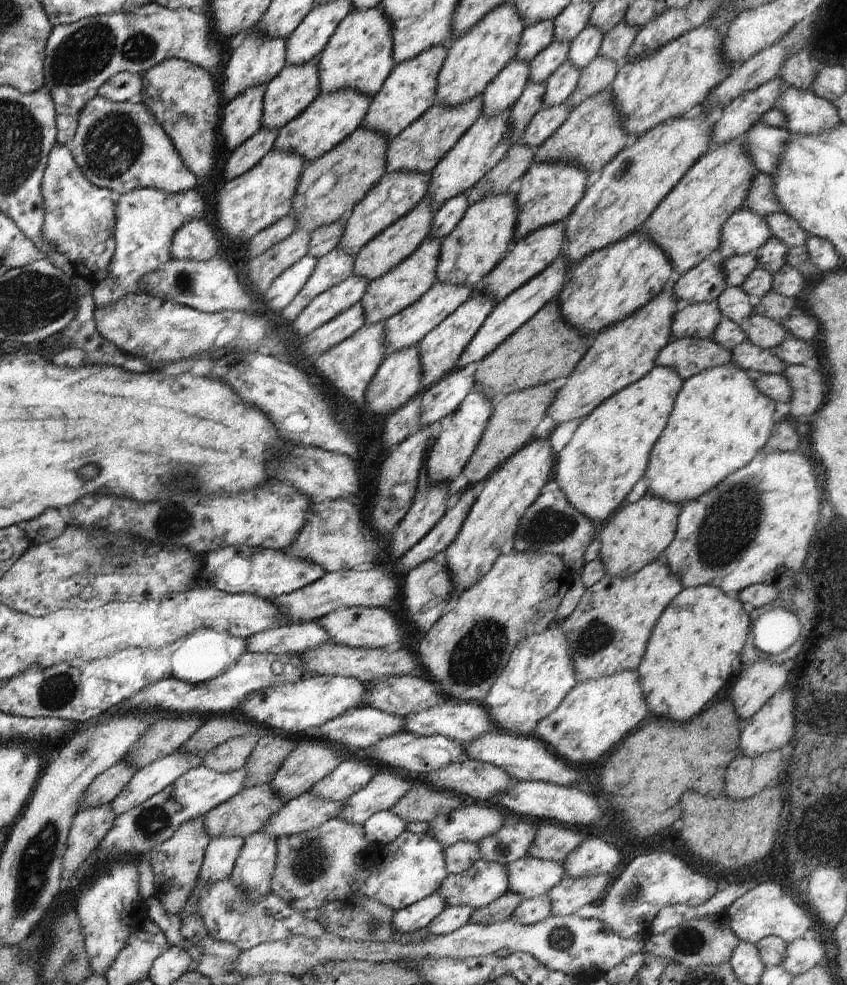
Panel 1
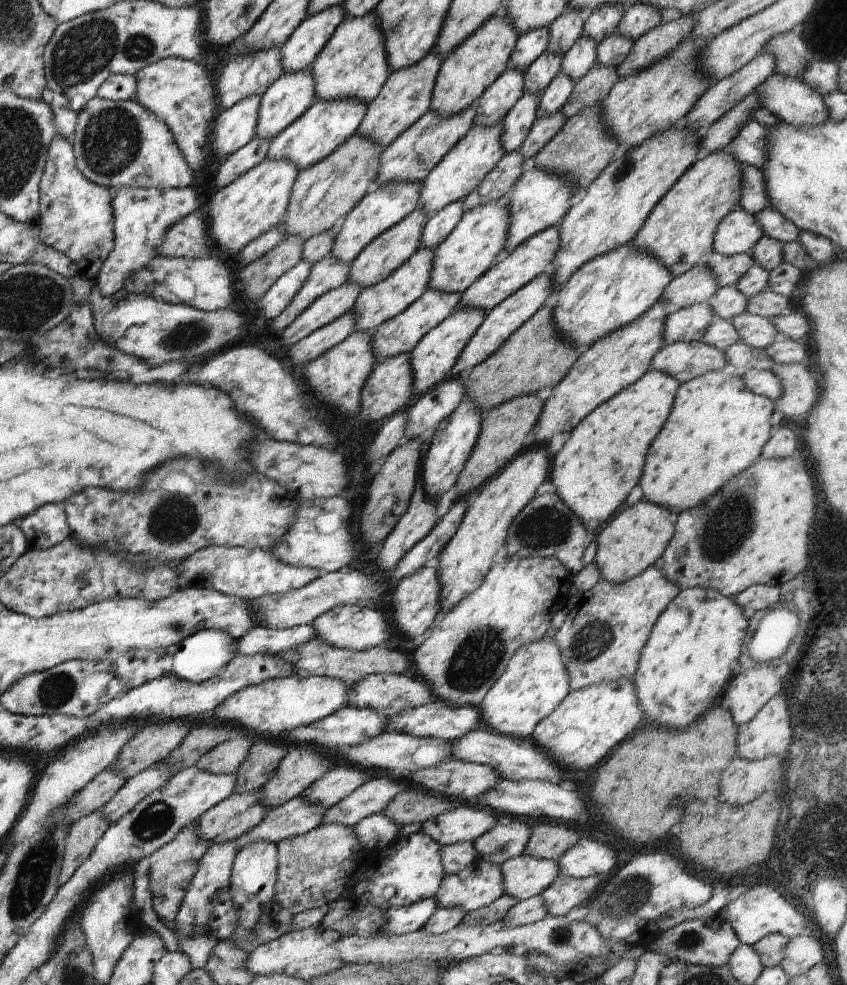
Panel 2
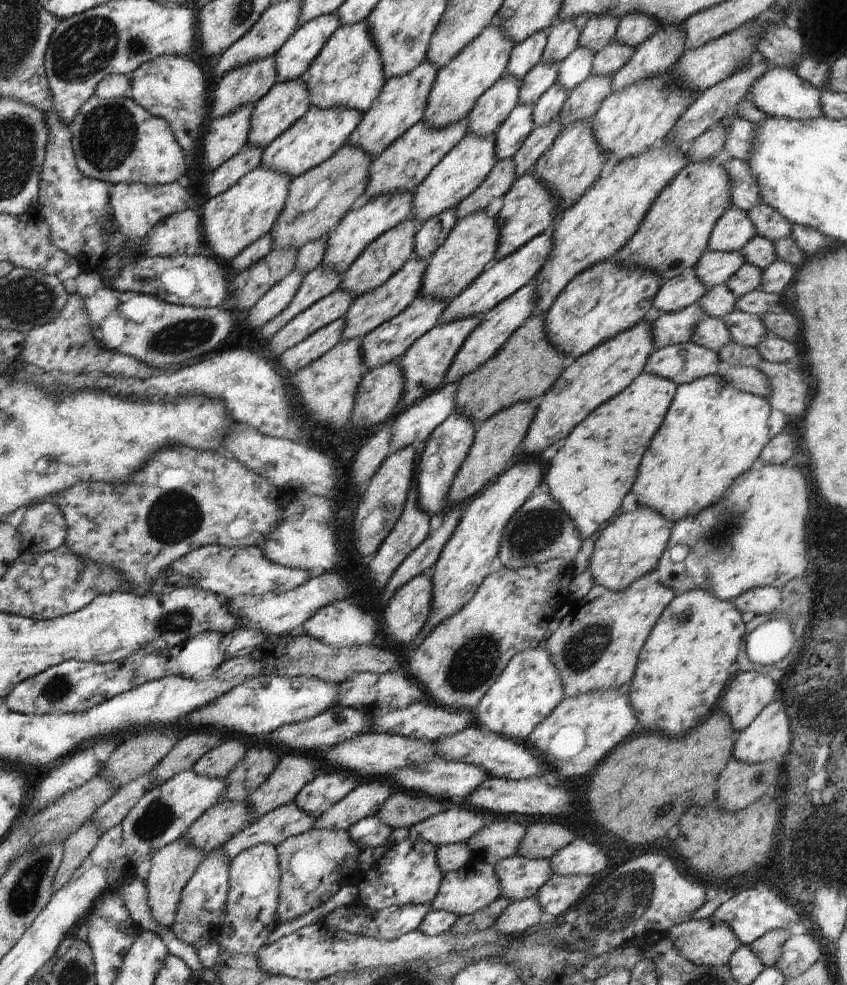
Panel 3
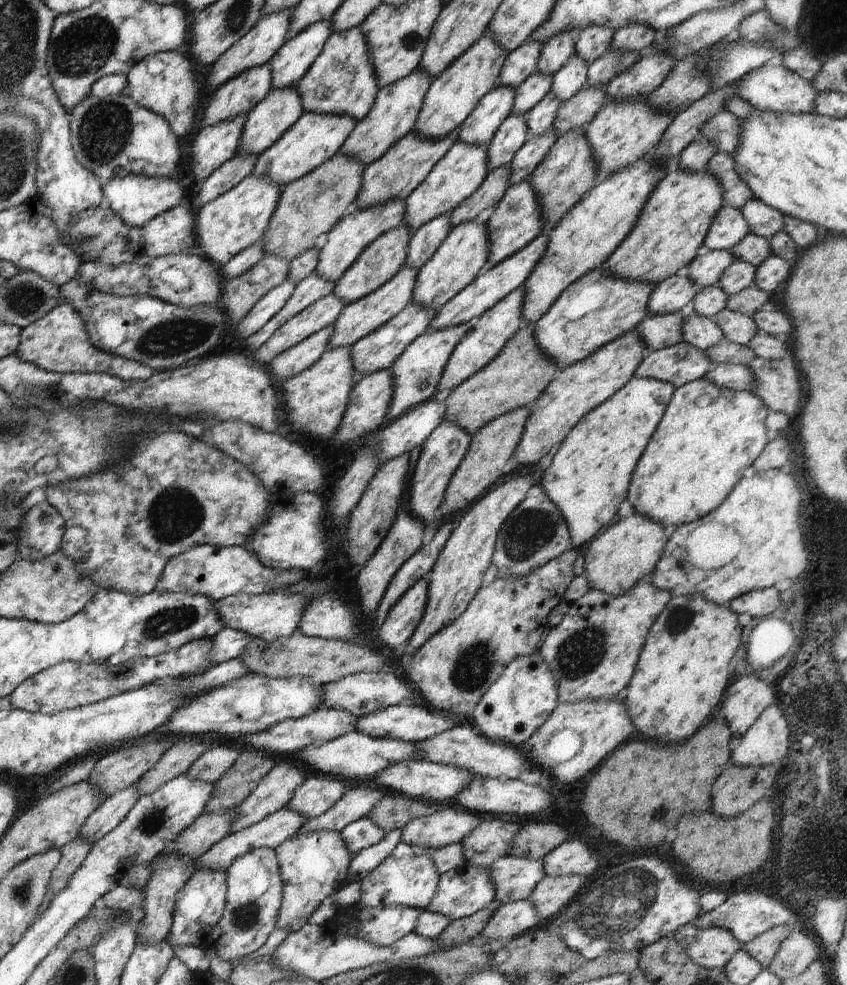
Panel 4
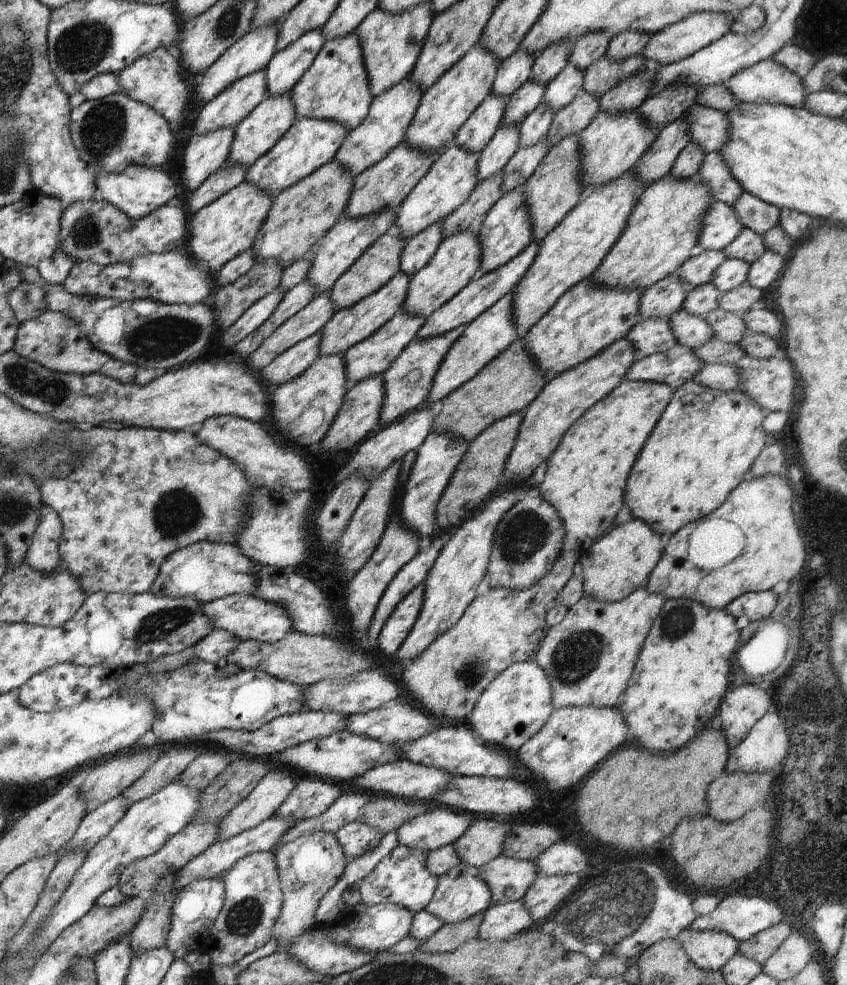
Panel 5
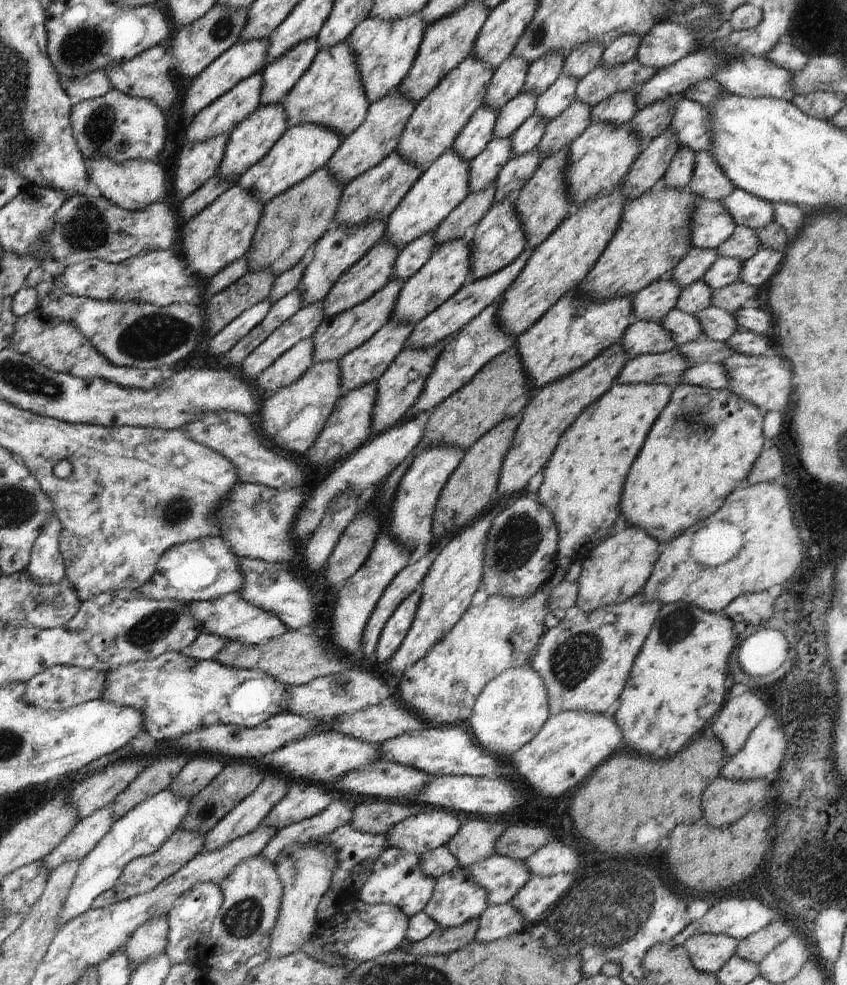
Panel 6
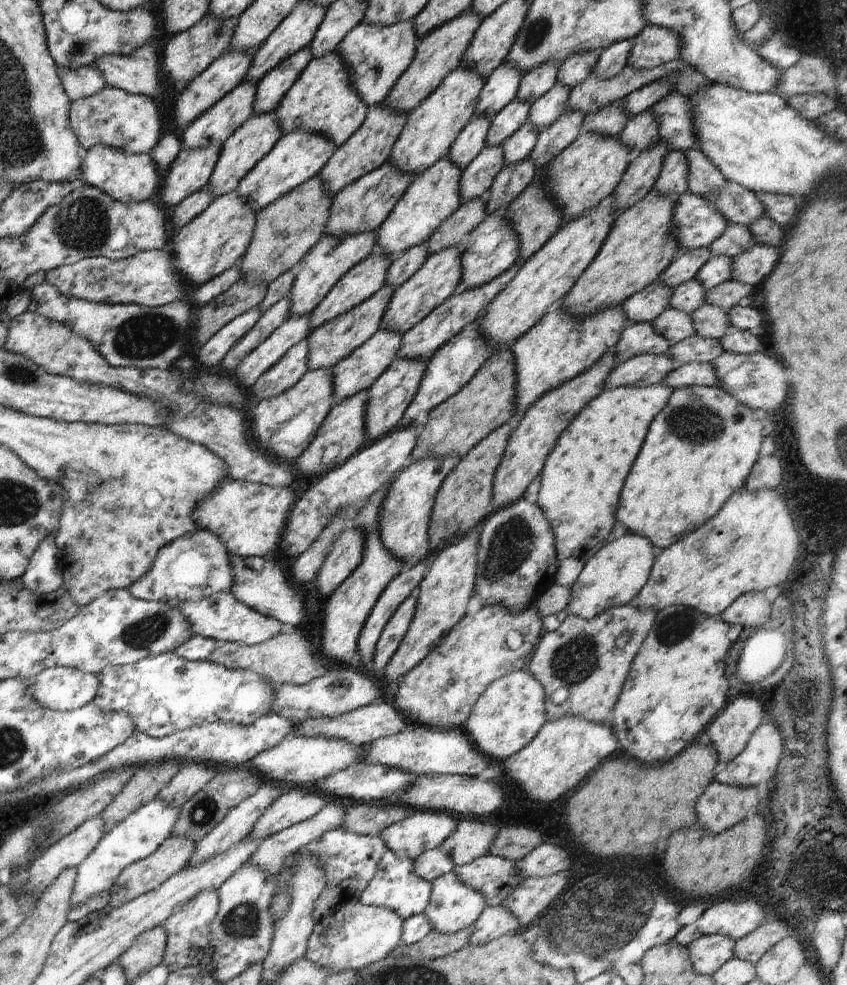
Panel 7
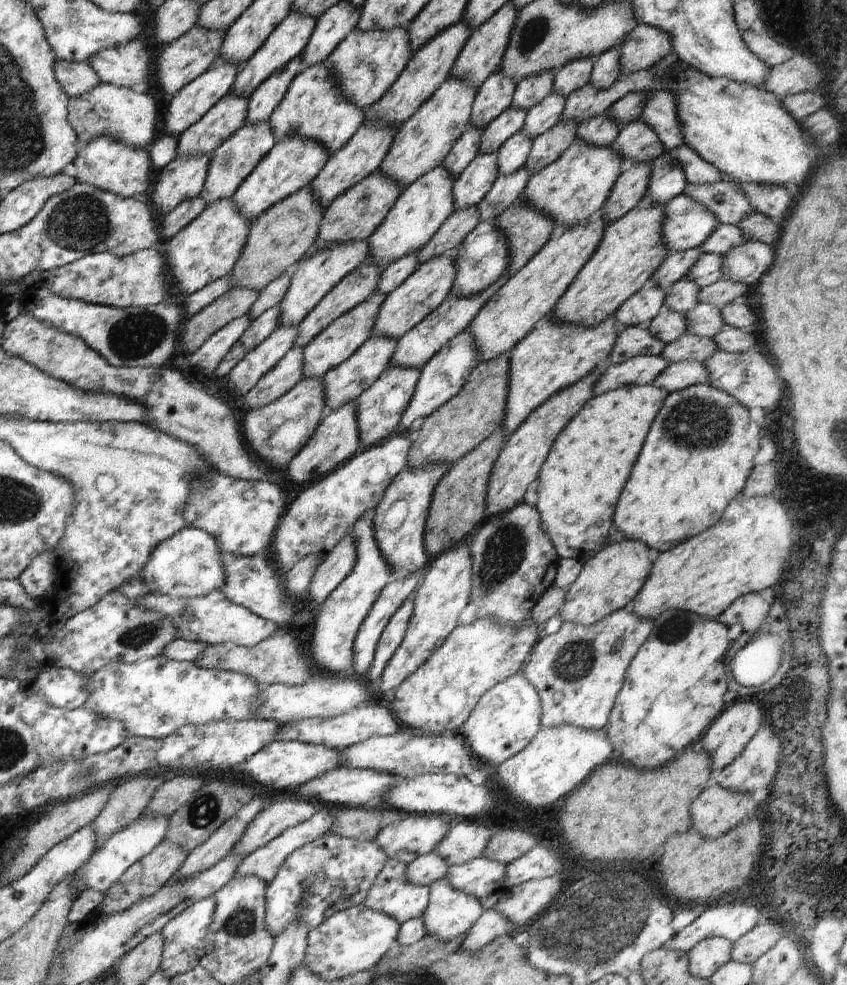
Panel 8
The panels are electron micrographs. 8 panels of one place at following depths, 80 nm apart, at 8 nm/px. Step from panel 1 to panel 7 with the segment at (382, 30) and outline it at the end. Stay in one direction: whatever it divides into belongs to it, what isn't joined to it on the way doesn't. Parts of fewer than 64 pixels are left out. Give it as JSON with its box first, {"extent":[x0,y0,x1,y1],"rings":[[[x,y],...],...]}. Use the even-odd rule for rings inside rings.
{"extent":[275,52,367,147],"rings":[[[336,52],[313,58],[284,95],[275,117],[282,135],[292,131],[310,131],[324,135],[336,147],[342,146],[362,126],[367,106],[356,94],[349,78],[349,68]]]}

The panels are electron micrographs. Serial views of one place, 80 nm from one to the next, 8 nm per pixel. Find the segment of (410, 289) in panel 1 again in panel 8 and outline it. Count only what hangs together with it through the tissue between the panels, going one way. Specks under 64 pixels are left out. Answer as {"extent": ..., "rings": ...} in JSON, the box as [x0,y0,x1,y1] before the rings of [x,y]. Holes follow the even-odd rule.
{"extent":[303,292,385,379],"rings":[[[378,292],[372,293],[367,301],[337,318],[303,348],[303,379],[322,378],[330,369],[350,358],[372,336],[372,327],[385,296]]]}

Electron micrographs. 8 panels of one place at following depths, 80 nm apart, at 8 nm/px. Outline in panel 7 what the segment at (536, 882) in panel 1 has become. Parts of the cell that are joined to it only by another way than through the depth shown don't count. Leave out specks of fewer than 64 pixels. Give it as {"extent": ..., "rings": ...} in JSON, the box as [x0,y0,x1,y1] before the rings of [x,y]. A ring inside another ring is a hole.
{"extent":[454,855,525,907],"rings":[[[486,855],[469,864],[454,865],[458,881],[484,896],[486,907],[499,906],[512,890],[525,880],[514,868],[515,862],[495,855]]]}

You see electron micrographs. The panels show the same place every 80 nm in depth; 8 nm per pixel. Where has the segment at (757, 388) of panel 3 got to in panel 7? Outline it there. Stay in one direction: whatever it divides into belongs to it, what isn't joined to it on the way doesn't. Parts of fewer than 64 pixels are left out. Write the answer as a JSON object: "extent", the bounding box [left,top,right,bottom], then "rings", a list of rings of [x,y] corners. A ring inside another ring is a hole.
{"extent":[660,363,719,390],"rings":[[[684,363],[669,372],[660,383],[676,390],[684,387],[716,387],[719,382],[711,363]]]}

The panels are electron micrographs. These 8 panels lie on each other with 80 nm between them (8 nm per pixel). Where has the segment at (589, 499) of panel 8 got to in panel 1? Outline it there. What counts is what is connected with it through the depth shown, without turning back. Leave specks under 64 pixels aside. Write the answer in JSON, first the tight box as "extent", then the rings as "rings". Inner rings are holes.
{"extent":[552,366,683,526],"rings":[[[655,366],[640,380],[613,394],[588,416],[585,416],[574,431],[570,442],[559,453],[552,455],[556,459],[552,475],[559,489],[566,495],[568,502],[594,524],[600,526],[622,504],[625,504],[625,498],[634,488],[634,484],[644,477],[650,451],[666,428],[675,398],[683,382],[683,378],[680,378],[674,369]]]}

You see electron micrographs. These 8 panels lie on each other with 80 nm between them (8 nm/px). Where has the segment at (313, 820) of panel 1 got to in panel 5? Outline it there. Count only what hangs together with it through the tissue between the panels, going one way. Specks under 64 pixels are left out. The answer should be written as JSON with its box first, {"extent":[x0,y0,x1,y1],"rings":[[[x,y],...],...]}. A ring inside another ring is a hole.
{"extent":[173,814,294,891],"rings":[[[277,814],[272,815],[268,820],[261,822],[256,828],[241,832],[225,841],[212,843],[202,854],[186,863],[184,868],[176,872],[177,879],[174,881],[173,888],[176,891],[182,890],[190,882],[198,879],[220,879],[234,866],[237,860],[248,856],[250,853],[270,851],[271,848],[279,843],[282,835],[294,824],[294,820],[284,819]]]}

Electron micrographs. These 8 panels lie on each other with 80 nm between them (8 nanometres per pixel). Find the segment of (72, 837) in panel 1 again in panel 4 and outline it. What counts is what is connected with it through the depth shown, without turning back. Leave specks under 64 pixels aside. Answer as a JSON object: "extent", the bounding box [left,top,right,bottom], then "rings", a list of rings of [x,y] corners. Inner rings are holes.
{"extent":[34,836,92,921],"rings":[[[78,836],[75,840],[68,842],[62,850],[62,858],[54,872],[52,872],[50,884],[48,884],[48,890],[46,890],[46,896],[44,902],[36,916],[34,921],[38,920],[42,916],[42,912],[50,906],[50,902],[56,898],[56,894],[59,894],[66,886],[70,878],[82,867],[84,860],[87,858],[90,850],[92,850],[92,842],[88,842],[86,837],[80,838]]]}

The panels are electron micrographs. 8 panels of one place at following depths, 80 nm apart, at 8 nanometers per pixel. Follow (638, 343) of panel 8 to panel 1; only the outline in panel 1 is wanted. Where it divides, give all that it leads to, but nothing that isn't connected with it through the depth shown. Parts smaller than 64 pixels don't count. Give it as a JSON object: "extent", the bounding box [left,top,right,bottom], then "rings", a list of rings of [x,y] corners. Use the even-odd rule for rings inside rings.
{"extent":[671,301,722,339],"rings":[[[715,301],[688,305],[673,316],[671,336],[708,339],[722,317]]]}

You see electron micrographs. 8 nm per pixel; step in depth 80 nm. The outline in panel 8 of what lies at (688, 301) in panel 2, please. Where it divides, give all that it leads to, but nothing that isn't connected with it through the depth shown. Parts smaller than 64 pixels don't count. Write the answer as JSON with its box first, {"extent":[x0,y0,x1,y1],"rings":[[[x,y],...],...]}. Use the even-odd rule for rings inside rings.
{"extent":[615,286,666,327],"rings":[[[659,286],[639,290],[615,312],[616,322],[626,327],[647,325],[664,306],[666,293],[666,290]]]}

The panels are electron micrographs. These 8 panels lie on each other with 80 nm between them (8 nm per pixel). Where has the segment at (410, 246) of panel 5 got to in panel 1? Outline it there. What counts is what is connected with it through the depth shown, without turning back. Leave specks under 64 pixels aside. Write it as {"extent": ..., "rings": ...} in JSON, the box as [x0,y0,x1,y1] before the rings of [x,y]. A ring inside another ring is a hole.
{"extent":[429,190,470,239],"rings":[[[470,190],[455,196],[453,199],[447,200],[433,216],[429,236],[435,239],[443,239],[448,236],[456,225],[462,220],[464,213],[469,207],[468,197]]]}

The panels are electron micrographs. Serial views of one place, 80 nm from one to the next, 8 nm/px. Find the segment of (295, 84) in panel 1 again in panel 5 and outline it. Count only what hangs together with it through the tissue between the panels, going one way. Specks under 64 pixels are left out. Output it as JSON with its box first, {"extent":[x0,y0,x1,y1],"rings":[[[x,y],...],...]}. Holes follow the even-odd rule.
{"extent":[226,92,296,166],"rings":[[[290,92],[280,94],[280,96],[268,96],[236,126],[234,142],[226,164],[252,166],[258,158],[264,156],[276,142],[280,141],[280,138],[295,124],[296,120],[296,108],[292,104]]]}

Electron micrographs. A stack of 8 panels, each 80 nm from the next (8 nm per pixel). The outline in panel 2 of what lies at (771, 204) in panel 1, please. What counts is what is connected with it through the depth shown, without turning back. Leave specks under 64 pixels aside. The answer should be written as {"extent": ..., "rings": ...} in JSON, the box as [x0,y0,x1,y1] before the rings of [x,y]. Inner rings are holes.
{"extent":[738,163,772,215],"rings":[[[740,163],[741,168],[741,195],[738,207],[745,209],[751,215],[759,213],[766,207],[772,208],[761,170],[755,166]]]}

